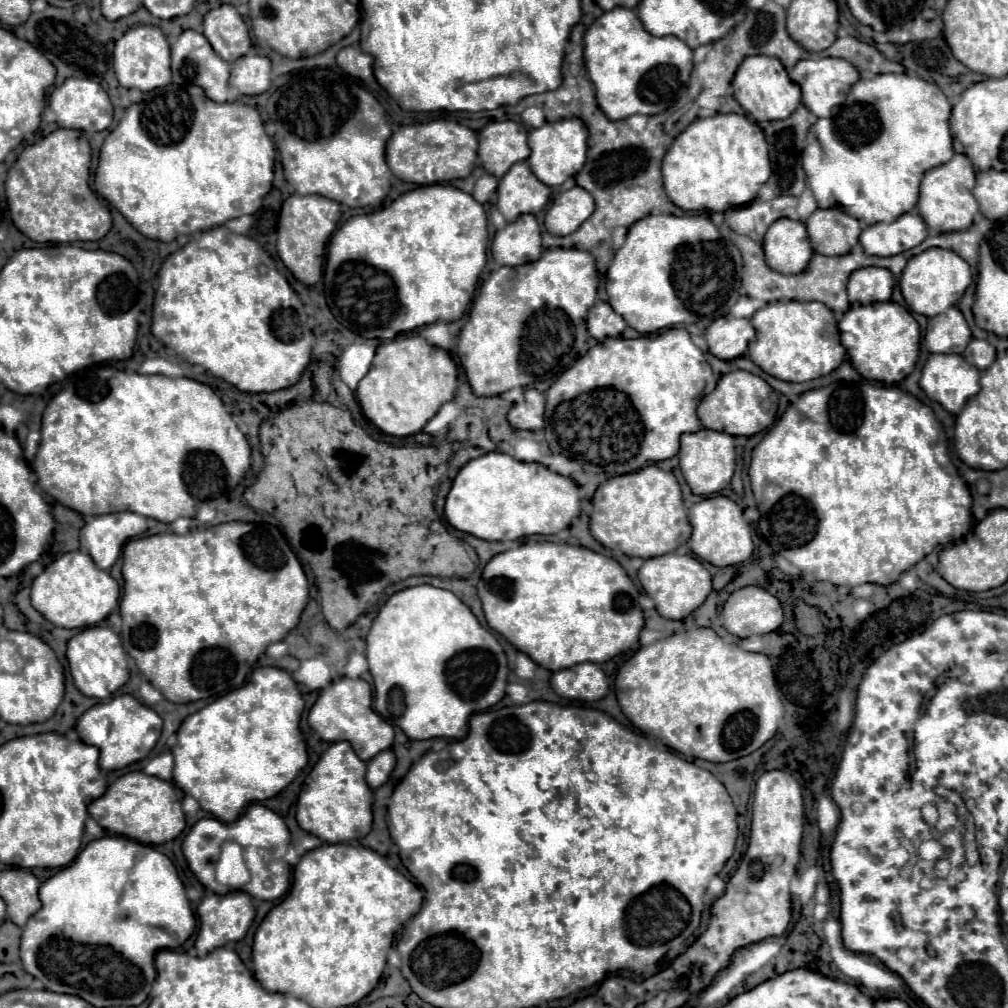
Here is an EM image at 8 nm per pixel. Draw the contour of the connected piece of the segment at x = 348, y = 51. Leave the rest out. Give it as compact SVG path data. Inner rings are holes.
M358 44L342 48L336 56L336 62L344 72L354 78L366 80L368 76L373 75L374 58L370 54L364 54Z

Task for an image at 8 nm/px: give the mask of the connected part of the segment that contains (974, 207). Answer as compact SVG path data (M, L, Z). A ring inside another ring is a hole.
M956 154L950 162L926 172L920 184L920 200L918 200L918 210L926 226L938 234L970 228L974 214L978 212L978 202L972 194L974 182L976 182L976 170L964 154Z

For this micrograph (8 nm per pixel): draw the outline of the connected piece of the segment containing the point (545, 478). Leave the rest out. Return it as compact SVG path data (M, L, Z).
M502 452L470 460L446 496L446 520L482 540L518 540L530 534L556 534L580 514L578 484L536 462L520 462Z

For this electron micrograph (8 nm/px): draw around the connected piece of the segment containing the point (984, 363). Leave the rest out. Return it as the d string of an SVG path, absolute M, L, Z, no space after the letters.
M972 338L964 356L968 356L968 360L978 368L978 370L986 370L994 360L996 360L996 348L986 342L986 340L978 340Z

